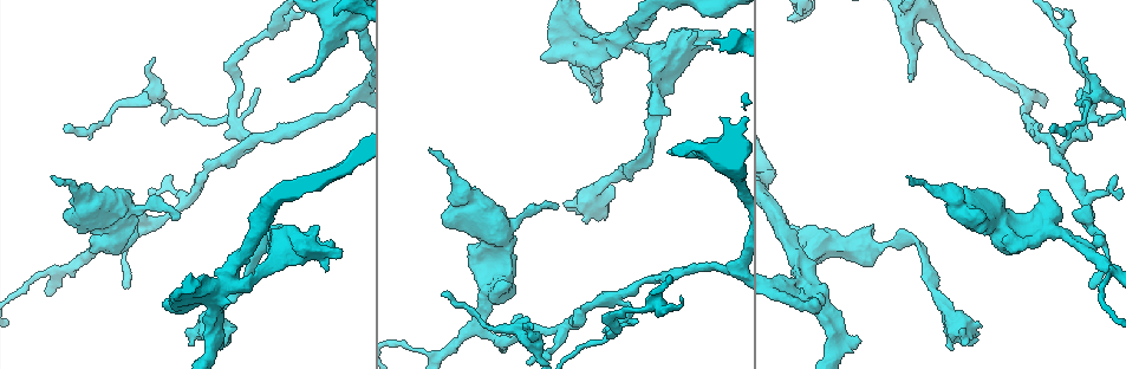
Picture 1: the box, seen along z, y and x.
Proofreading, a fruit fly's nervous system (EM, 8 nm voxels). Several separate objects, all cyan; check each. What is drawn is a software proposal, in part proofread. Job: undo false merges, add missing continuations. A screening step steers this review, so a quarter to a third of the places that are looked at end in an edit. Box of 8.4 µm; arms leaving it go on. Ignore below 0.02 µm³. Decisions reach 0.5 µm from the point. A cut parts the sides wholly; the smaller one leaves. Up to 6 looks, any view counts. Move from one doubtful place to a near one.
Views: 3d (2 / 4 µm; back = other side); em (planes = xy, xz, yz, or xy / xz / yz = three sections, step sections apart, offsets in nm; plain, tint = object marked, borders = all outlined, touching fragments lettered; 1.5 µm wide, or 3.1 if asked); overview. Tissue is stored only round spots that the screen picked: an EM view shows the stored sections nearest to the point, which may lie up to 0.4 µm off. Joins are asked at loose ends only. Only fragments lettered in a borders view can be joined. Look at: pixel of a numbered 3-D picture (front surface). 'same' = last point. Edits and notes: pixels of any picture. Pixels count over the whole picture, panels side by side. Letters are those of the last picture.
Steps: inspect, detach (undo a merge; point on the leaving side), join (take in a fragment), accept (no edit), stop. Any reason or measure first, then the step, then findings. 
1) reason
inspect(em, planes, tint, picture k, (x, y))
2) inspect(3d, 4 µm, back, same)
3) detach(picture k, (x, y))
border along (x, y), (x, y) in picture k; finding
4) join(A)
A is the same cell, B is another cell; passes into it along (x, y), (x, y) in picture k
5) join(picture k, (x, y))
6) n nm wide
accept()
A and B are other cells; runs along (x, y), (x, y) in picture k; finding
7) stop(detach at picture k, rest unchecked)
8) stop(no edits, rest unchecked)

branch stops here
inspect(em, yz, step 4, borders, picture 1, (791, 227))

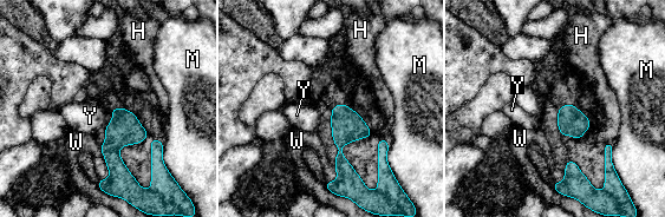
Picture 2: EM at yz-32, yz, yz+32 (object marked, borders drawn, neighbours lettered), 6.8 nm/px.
another direction
inspect(em, planes, borders, same)

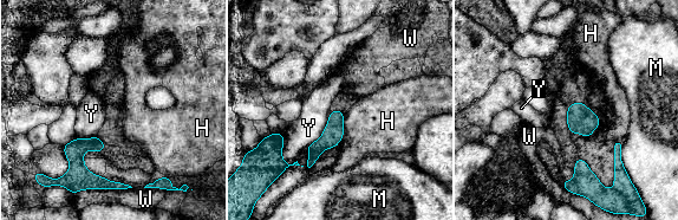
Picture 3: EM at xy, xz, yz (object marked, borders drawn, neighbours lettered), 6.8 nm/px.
accept()
H, M, W and Y are other cells; border along (345, 112), (343, 136), (337, 144) in picture 3; none of them fits

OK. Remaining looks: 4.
inspect(em, planes, borders, picture 1, (1052, 124))

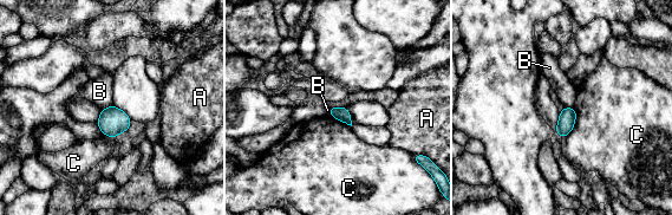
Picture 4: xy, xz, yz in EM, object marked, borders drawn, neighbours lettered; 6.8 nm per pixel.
C touches over 220 nm
accept()
A, B and C are other cells; no lettered fragment goes on from it

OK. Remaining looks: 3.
an open end
inspect(3d, 4 µm, picture 1, (1080, 59))

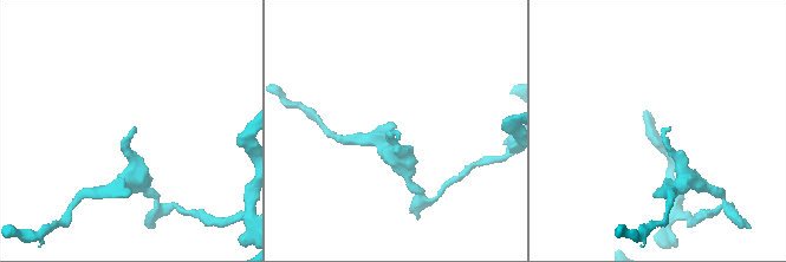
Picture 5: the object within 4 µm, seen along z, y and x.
inspect(em, yz, step 4, borders, picture 5, (398, 134))

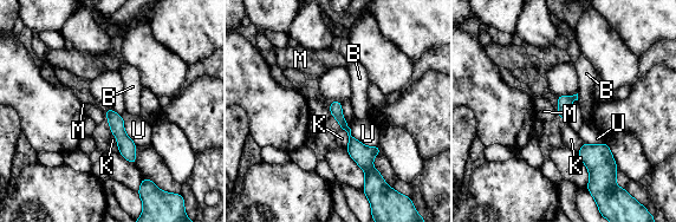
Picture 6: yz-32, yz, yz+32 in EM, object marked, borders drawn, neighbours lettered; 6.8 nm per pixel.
cut it another way
inspect(em, planes, borders, same)

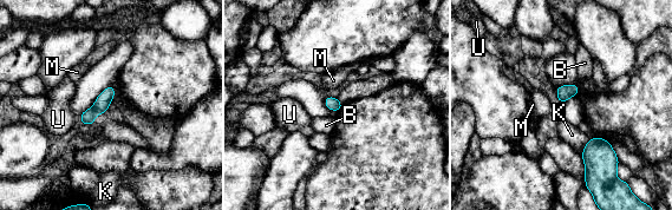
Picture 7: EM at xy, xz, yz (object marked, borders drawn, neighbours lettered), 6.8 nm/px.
90 nm wide
accept()
B, K, M and U are other cells; runs along (111, 90), (103, 102), (83, 118) in picture 7; none of them fits

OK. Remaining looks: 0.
stop(no edits, rest unchecked)

